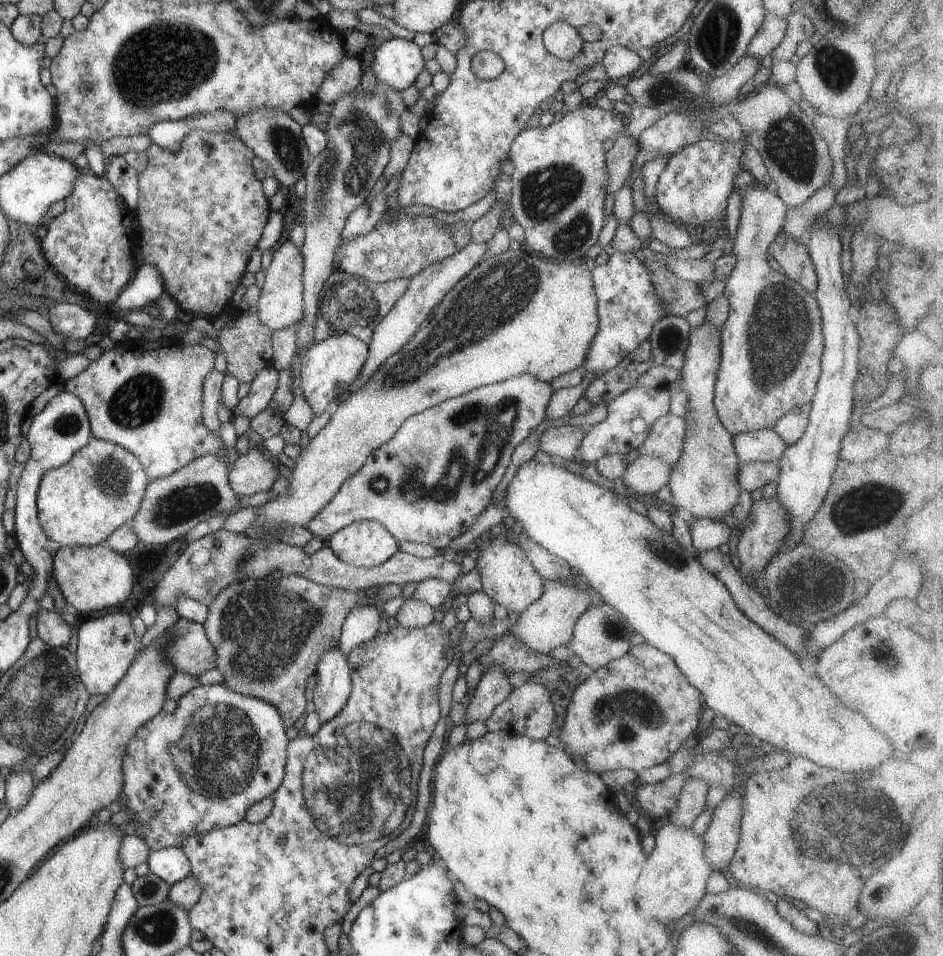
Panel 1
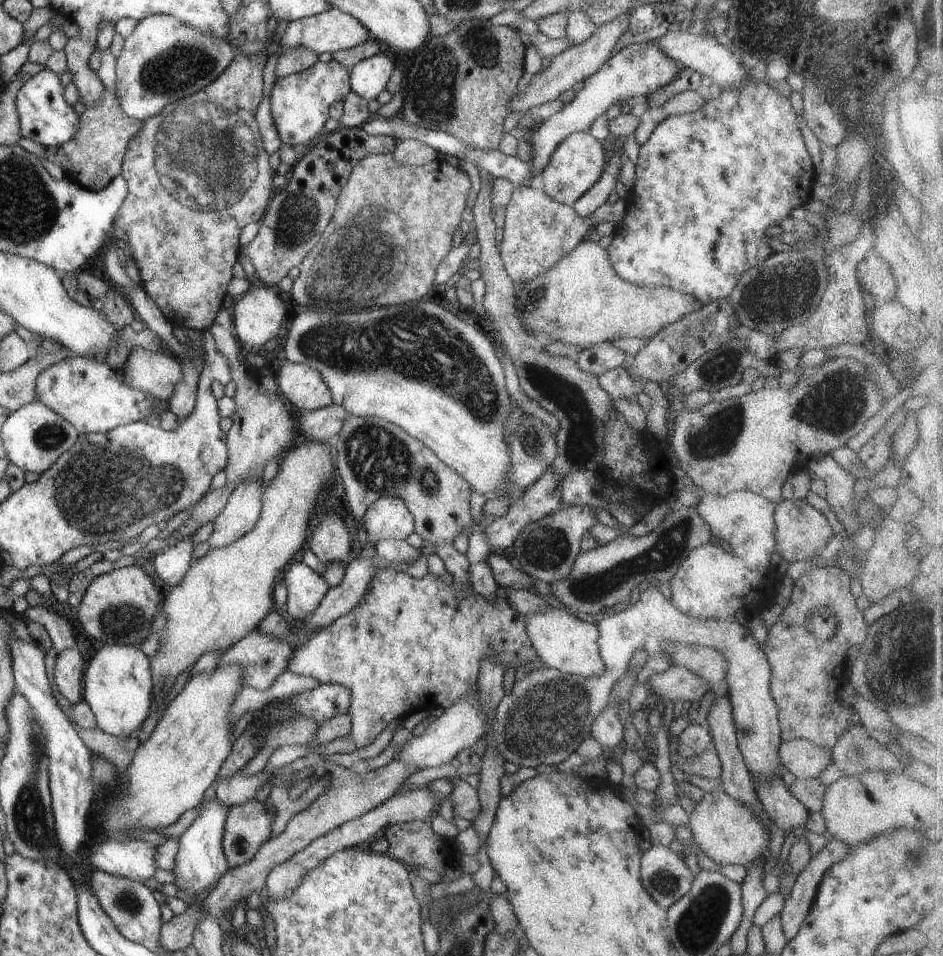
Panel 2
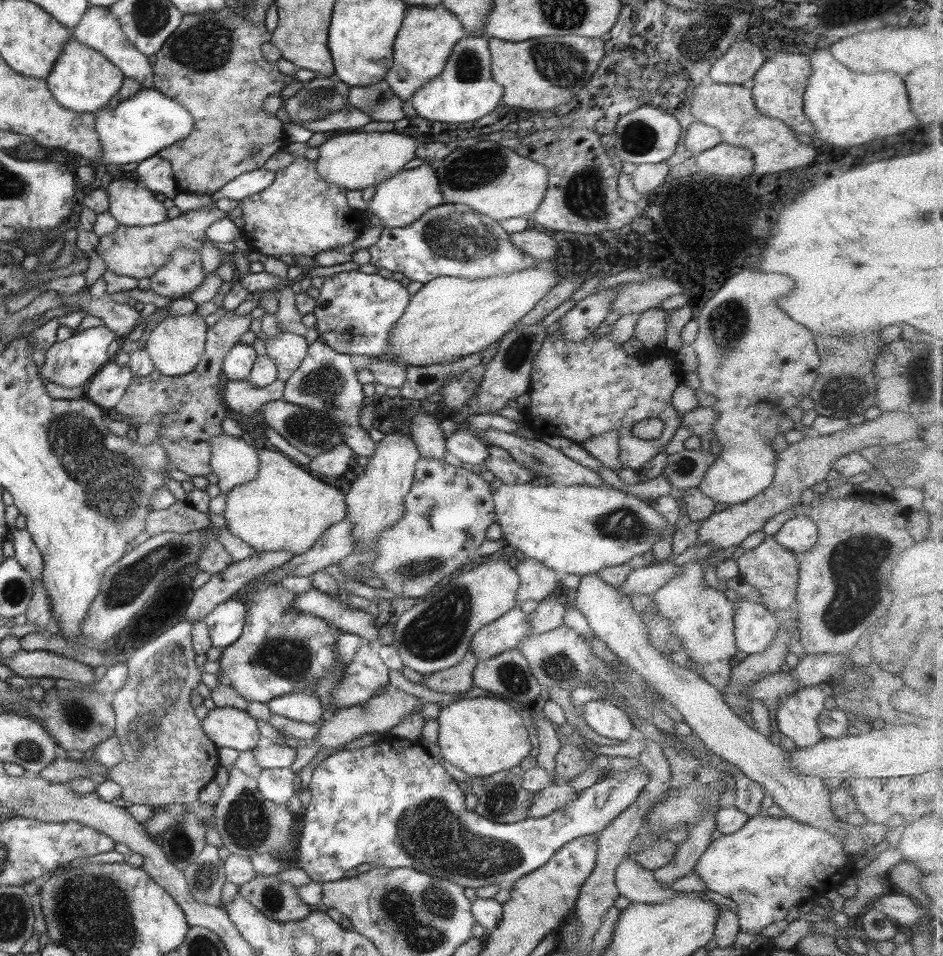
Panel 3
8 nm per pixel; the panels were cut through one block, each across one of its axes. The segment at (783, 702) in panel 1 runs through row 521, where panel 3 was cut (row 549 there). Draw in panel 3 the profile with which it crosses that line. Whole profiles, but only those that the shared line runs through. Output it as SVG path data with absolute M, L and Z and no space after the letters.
M534 482L526 484L507 484L501 485L496 492L492 495L493 502L493 513L495 521L499 524L501 540L504 542L506 547L517 548L519 552L522 552L527 558L533 558L537 560L538 564L541 564L544 568L550 569L553 572L557 572L561 575L591 575L597 573L598 570L609 568L621 564L625 564L628 560L635 556L635 554L643 554L647 550L651 551L651 545L658 540L658 534L667 527L667 522L657 515L649 506L646 506L642 500L639 501L635 496L619 492L619 490L613 490L613 487L591 487L591 486L580 486L572 485L567 487L559 486L539 486Z

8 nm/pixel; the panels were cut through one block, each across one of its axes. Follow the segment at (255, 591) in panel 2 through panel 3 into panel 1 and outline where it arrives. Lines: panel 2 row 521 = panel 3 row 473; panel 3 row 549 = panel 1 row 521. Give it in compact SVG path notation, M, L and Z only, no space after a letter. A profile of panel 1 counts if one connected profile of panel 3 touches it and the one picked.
M523 245L516 250L507 249L501 254L495 256L489 256L487 260L479 261L463 278L460 278L455 286L451 287L451 290L447 291L447 294L443 295L441 302L434 306L434 310L429 313L429 316L422 323L421 326L409 337L409 340L405 343L405 346L385 359L385 362L375 370L369 377L369 380L355 392L351 392L347 398L342 401L338 401L333 407L330 408L330 418L328 422L321 428L313 438L309 439L309 443L305 448L302 448L299 454L294 458L294 464L291 469L291 478L289 478L289 488L287 488L287 494L285 496L275 496L271 498L269 502L261 504L258 507L257 518L249 524L249 527L242 532L249 538L259 538L265 546L271 546L271 542L278 542L277 528L287 524L289 527L297 526L303 527L305 522L309 522L333 496L339 487L343 484L344 480L347 480L351 474L355 474L359 470L360 466L363 466L365 458L368 454L371 454L372 450L379 448L379 444L387 442L387 440L393 437L395 431L403 421L413 414L423 412L426 408L431 408L443 400L459 396L469 390L479 388L483 385L490 385L496 382L504 381L511 378L516 374L531 374L535 376L537 380L541 382L550 382L553 378L561 376L564 372L570 370L581 369L583 364L583 358L587 354L587 346L591 344L591 340L595 336L595 332L599 328L599 318L597 318L596 311L596 296L593 288L592 274L585 268L583 261L578 262L557 262L551 259L545 259L533 252L530 252Z

